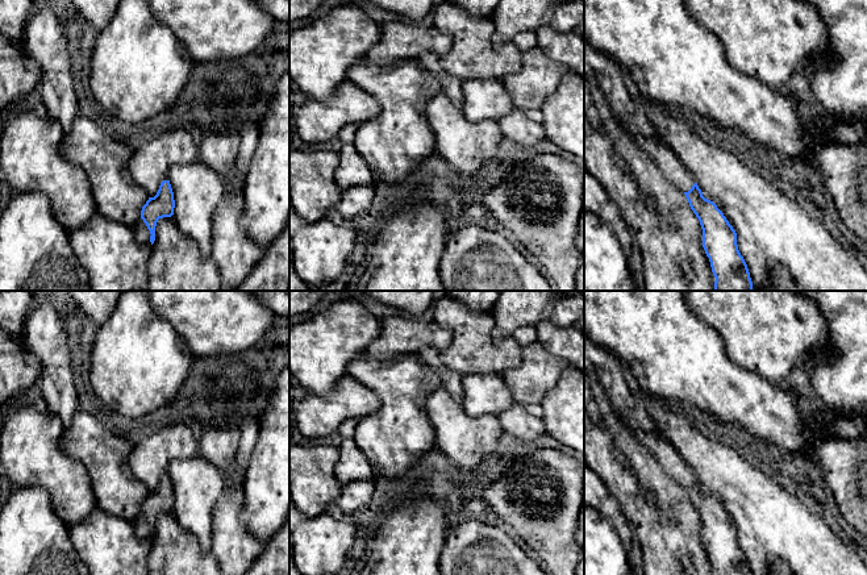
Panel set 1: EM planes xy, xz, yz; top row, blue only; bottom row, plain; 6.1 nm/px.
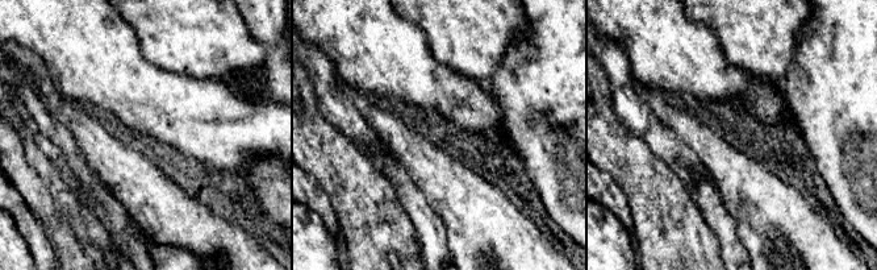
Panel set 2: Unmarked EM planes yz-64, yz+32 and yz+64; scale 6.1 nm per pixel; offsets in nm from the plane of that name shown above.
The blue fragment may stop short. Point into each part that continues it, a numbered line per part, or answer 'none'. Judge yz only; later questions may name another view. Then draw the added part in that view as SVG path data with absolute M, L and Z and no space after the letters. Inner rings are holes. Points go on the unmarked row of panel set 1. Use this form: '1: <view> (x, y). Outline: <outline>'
1: yz (666, 455). Outline: M633 432L645 443L662 468L681 487L688 487L696 478L693 468L662 437L650 433Z

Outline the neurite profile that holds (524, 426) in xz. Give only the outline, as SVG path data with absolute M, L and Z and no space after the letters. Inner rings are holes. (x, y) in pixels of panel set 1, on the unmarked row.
M514 403L509 409L500 413L503 432L509 433L522 445L541 437L546 429L543 420L528 413L524 405Z

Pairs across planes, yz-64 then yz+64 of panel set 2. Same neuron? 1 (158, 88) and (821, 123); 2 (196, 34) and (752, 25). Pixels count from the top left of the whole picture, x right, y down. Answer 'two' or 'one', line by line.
1: two
2: one

